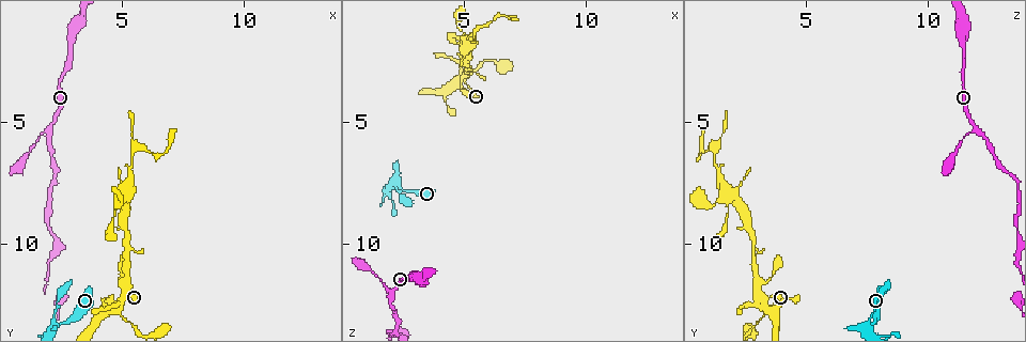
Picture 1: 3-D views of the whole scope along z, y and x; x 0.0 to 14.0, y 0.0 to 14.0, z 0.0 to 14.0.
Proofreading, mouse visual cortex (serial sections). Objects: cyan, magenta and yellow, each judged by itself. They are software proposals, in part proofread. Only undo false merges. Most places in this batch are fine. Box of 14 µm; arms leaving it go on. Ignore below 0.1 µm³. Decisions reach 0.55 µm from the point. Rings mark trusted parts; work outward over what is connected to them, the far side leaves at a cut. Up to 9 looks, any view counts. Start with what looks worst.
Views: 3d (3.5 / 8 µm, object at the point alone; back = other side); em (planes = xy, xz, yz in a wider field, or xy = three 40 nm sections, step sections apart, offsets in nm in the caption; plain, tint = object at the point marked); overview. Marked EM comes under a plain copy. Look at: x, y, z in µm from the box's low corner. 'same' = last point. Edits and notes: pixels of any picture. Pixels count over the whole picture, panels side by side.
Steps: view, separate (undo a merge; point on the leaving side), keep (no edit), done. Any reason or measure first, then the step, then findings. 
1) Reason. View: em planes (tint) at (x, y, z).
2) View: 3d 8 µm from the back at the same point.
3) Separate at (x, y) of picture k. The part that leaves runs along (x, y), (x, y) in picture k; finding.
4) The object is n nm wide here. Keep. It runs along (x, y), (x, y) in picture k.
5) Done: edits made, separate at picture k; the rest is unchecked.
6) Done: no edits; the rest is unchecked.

Abrupt turn. View: 3d 3.5 µm at (5.1, 11.8, 3.0).

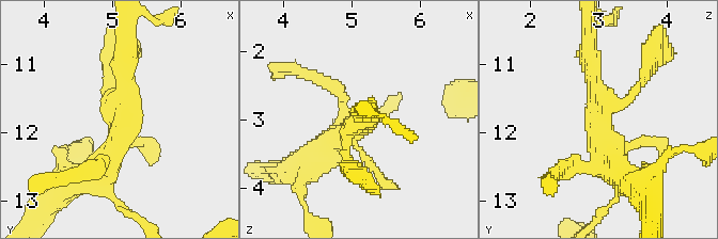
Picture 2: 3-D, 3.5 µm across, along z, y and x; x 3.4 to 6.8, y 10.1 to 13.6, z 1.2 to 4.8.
View: em planes (tint) at (5.15, 11.70, 3.05).

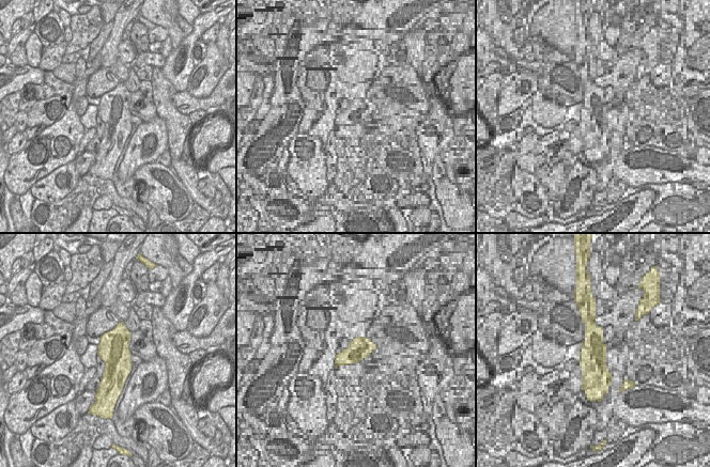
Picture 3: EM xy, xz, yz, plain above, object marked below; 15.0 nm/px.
Keep. It runs along (643, 144), (602, 134), (589, 43) in picture 2; all the same cell.

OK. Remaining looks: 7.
Three-way junction. View: 3d 3.5 µm at (2.0, 5.2, 12.0).

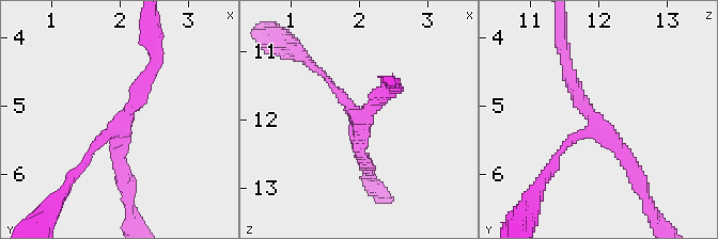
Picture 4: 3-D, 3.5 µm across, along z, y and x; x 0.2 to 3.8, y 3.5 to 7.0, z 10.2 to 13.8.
3 arms meet here; the arms are 100, 200, 200 nm wide; shape alone is not enough. View: em xy step 5 (tint) at (2.05, 5.25, 12.00).

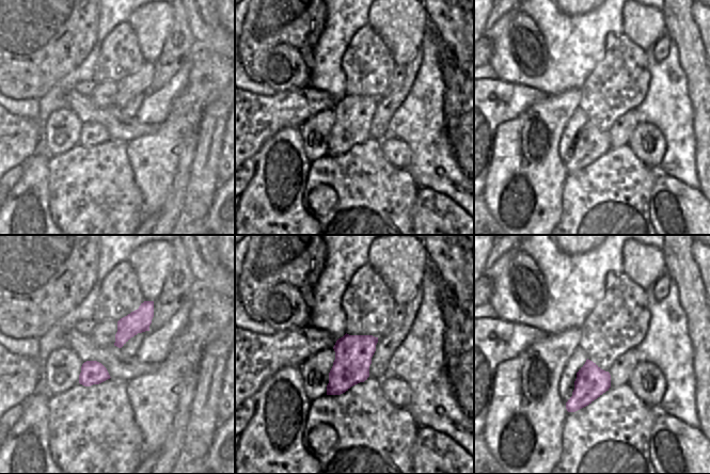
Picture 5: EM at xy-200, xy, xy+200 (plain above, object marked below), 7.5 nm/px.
Keep. All the same cell.

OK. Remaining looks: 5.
Branch point. View: 3d 3.5 µm at (2.2, 13.3, 7.7).

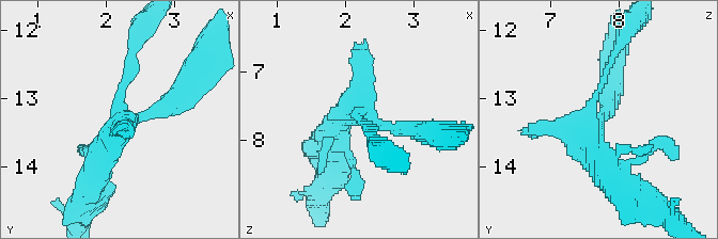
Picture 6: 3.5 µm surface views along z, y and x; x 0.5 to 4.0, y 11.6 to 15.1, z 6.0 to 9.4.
Shape alone is not enough. View: em xy step 2 (tint) at (2.30, 13.35, 7.55).

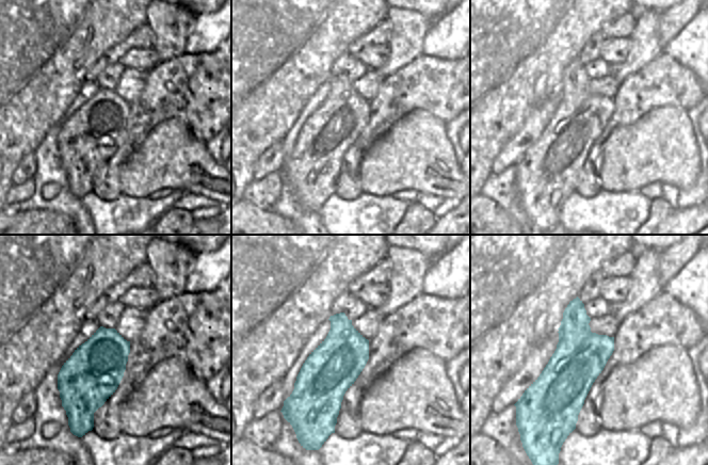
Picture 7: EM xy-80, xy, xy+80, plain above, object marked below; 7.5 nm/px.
Keep. It runs along (184, 91), (125, 124), (128, 61) in picture 6; all the same cell.

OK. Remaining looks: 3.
Abrupt turn. View: 3d 3.5 µm from the back at (4.7, 8.4, 1.0).

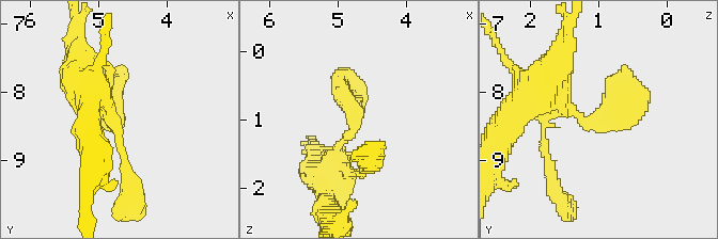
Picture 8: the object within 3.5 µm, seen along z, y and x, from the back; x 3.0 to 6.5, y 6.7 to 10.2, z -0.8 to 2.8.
Need the tissue. View: em xy step 5 (tint) at (4.75, 8.45, 0.95).

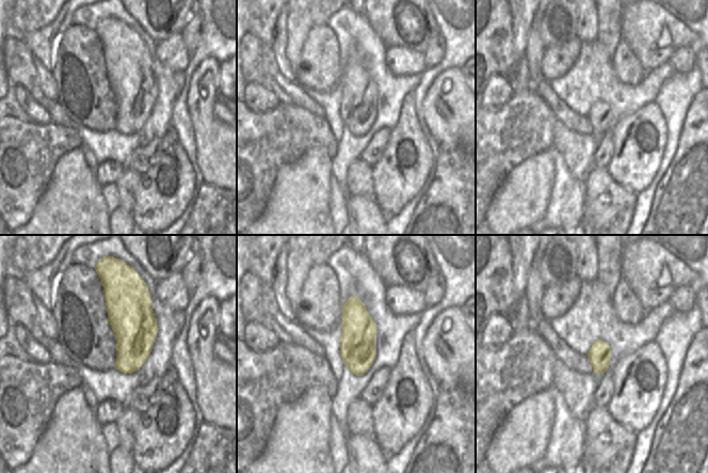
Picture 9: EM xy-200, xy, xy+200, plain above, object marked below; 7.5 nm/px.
Keep. All the same cell.

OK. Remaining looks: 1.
Done: no edits; the rest is unchecked.

